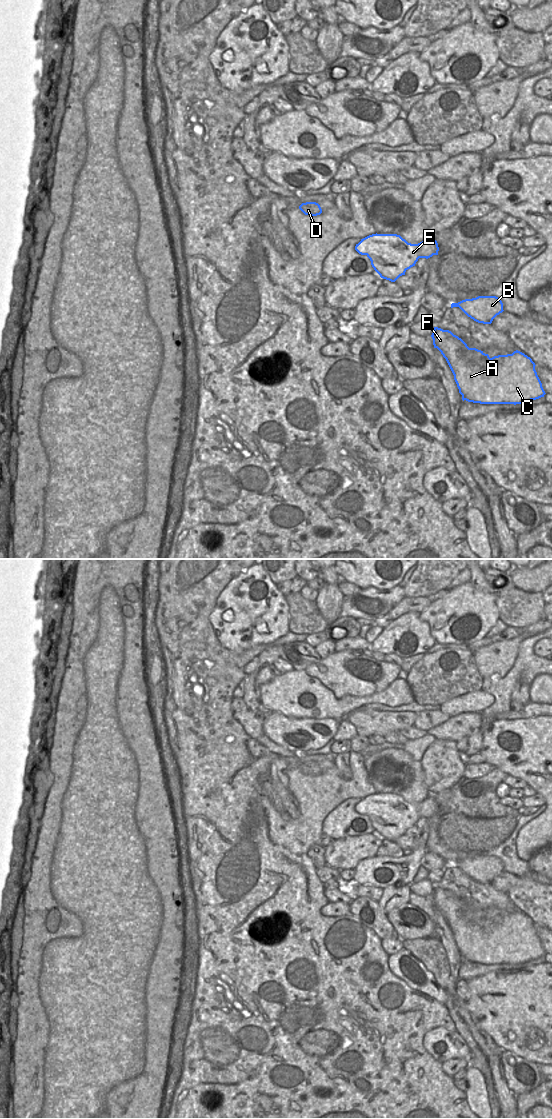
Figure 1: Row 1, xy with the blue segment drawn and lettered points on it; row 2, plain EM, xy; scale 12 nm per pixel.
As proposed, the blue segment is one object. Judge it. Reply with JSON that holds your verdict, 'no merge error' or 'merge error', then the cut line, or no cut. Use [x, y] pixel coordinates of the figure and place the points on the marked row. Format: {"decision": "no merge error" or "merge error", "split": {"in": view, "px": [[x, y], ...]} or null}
{"decision": "no merge error", "split": null}

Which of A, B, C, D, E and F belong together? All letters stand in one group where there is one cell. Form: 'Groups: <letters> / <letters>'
Groups: A B C D E F.

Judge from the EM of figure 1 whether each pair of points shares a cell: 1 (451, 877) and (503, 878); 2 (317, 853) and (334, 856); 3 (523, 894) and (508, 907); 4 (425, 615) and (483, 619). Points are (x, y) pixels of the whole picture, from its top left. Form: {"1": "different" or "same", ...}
{"1": "different", "2": "different", "3": "different", "4": "same"}

